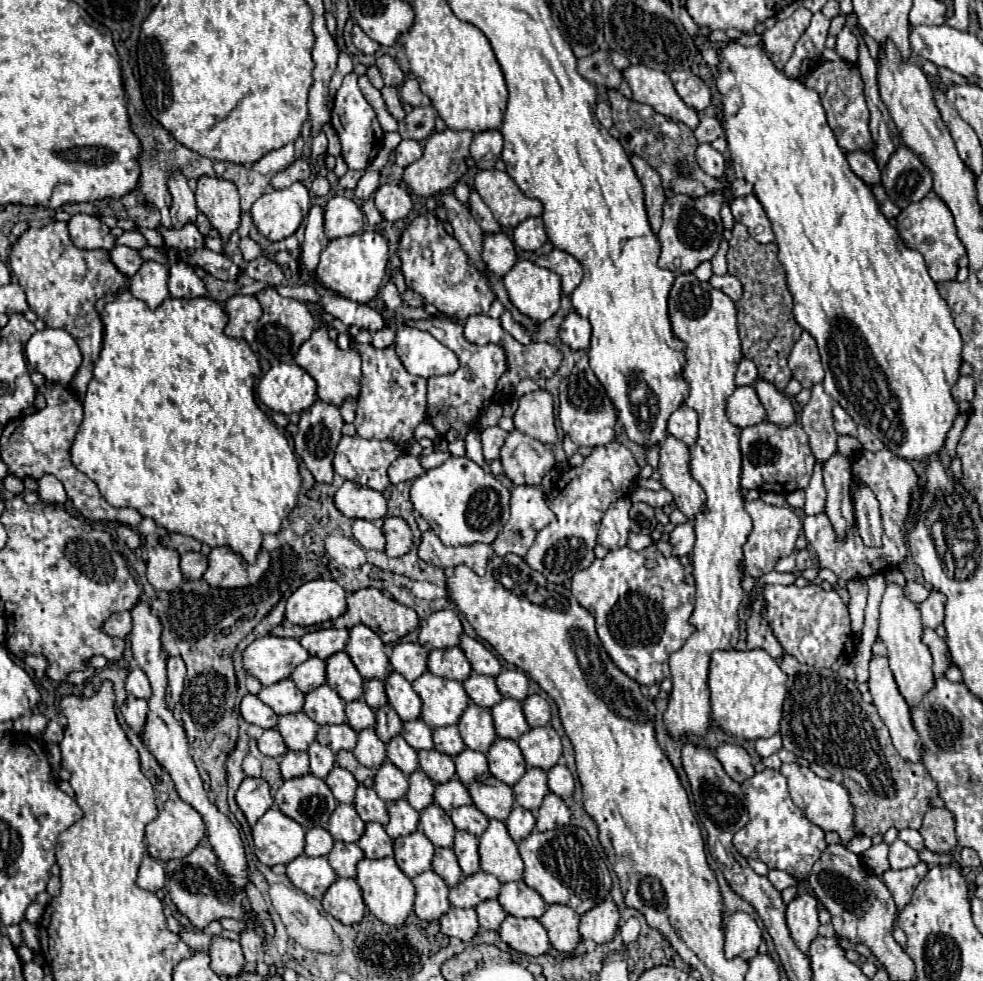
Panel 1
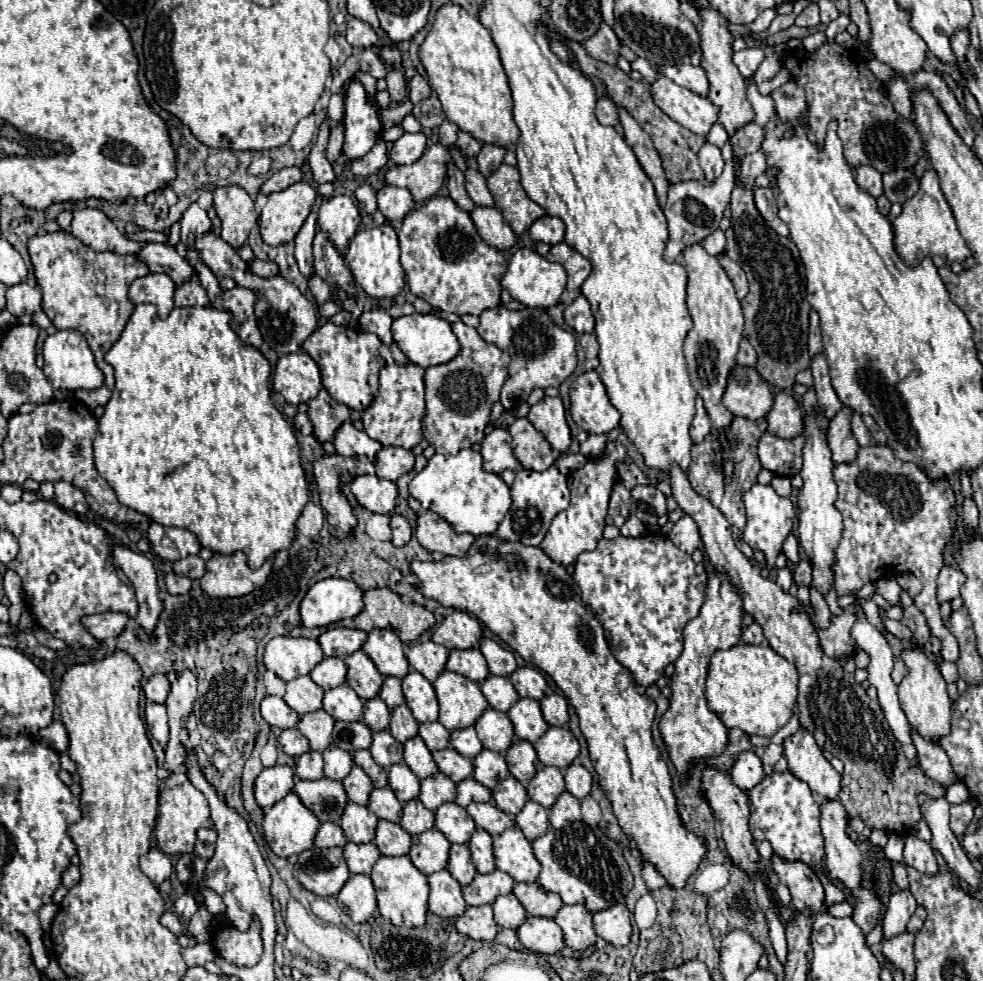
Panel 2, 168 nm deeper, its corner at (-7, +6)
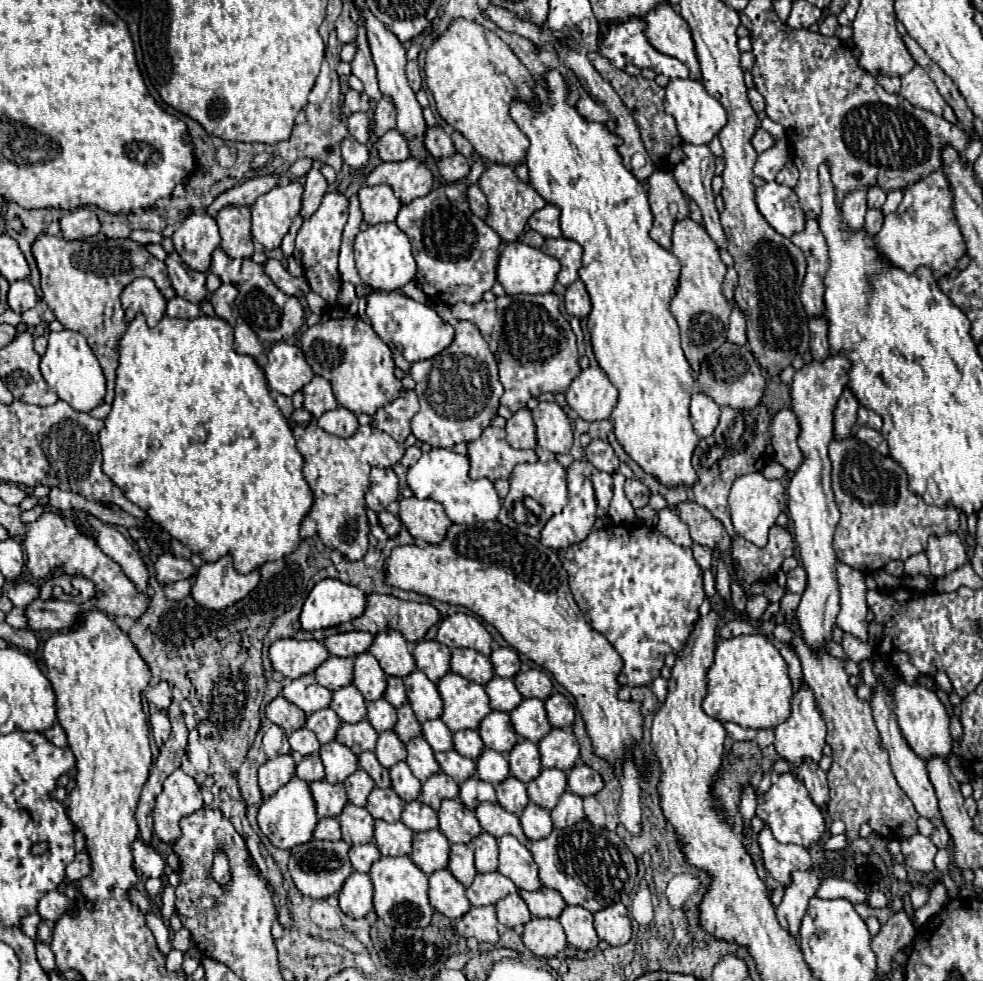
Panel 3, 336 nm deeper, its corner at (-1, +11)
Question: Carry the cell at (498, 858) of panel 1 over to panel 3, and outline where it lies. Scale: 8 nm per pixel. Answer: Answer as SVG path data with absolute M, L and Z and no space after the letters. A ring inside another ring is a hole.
M502 835L498 839L498 853L498 871L512 879L518 889L536 891L542 887L532 853L514 835Z

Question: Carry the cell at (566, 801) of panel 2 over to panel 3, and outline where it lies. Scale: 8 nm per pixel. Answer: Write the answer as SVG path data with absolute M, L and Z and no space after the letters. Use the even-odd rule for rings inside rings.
M564 791L560 801L556 803L556 807L550 811L552 823L556 829L566 829L570 825L574 825L576 821L584 819L584 811L582 811L582 797Z

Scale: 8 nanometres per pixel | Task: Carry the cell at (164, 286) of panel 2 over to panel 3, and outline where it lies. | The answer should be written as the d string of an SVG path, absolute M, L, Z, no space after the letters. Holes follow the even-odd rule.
M138 277L124 287L122 309L126 311L126 321L132 321L138 313L144 313L146 323L154 327L164 317L166 297L150 277Z

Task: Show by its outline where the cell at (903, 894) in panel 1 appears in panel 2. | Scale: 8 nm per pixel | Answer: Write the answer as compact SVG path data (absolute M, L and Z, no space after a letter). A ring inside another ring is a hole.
M900 890L890 896L890 902L886 906L886 914L882 920L884 940L890 940L890 938L906 932L906 924L910 922L910 916L914 914L916 906L918 904L912 898L910 890Z

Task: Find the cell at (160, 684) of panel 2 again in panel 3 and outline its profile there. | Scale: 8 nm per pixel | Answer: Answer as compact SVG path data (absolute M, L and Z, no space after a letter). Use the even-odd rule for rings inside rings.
M160 681L158 685L154 685L148 693L146 693L146 699L148 699L148 705L154 707L154 709L162 709L166 711L170 701L172 701L172 691L168 687L166 681Z

